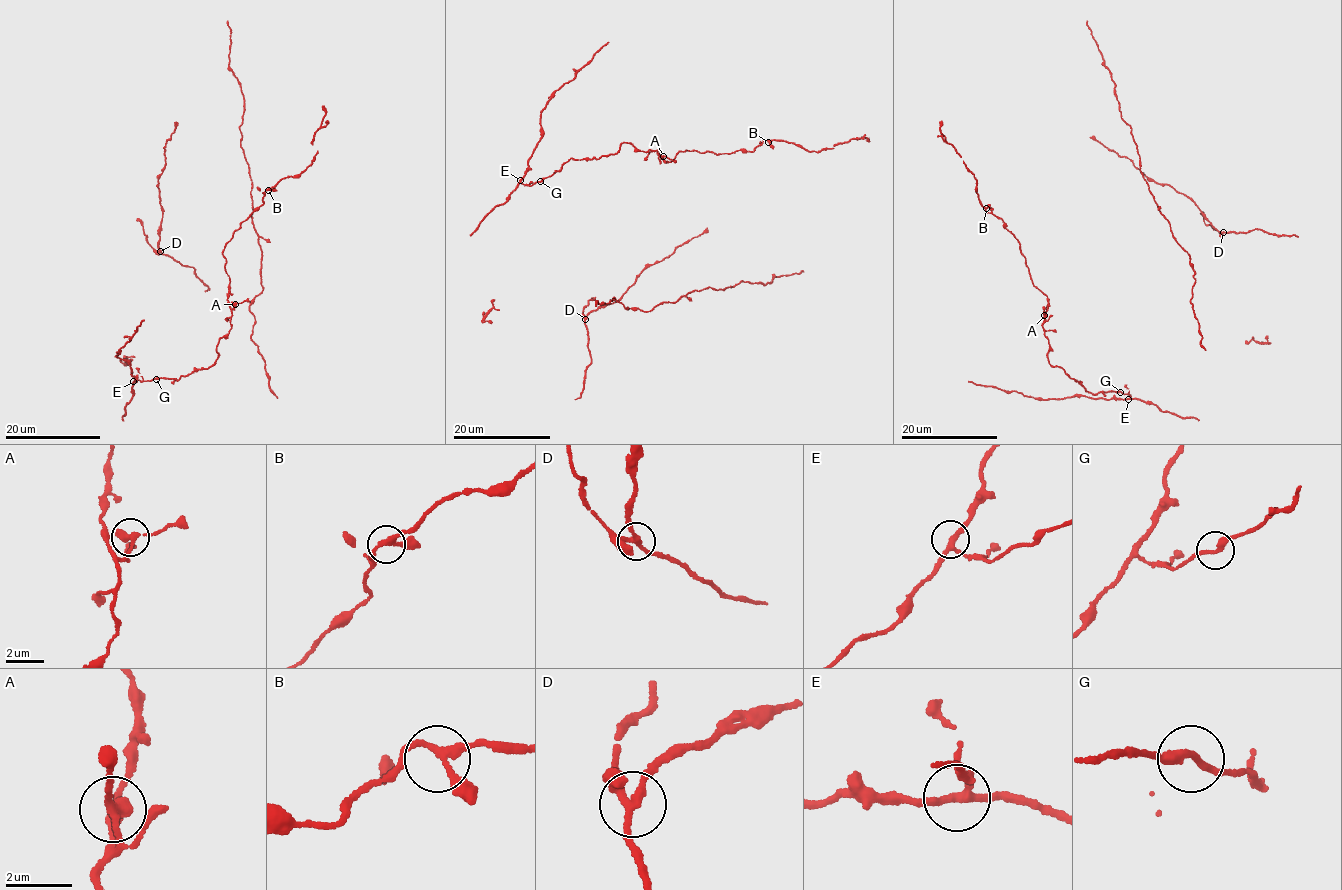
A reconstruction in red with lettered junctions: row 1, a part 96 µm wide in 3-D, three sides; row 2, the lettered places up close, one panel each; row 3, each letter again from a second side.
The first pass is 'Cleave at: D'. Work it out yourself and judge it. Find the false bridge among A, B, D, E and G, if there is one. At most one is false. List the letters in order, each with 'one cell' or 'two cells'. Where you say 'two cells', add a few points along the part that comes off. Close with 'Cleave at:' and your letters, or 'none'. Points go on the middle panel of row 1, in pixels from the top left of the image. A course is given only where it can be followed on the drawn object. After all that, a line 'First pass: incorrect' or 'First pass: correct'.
A: one cell
B: one cell
D: two cells | (585, 319), (592, 311), (615, 302), (633, 285), (640, 271), (668, 256), (707, 228)
E: one cell
G: one cell
Cleave at: D
First pass: correct

